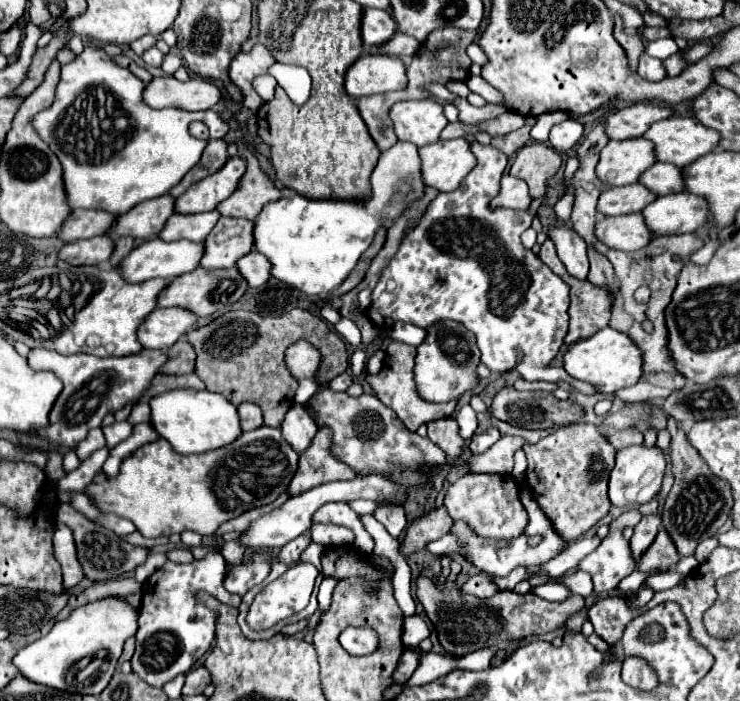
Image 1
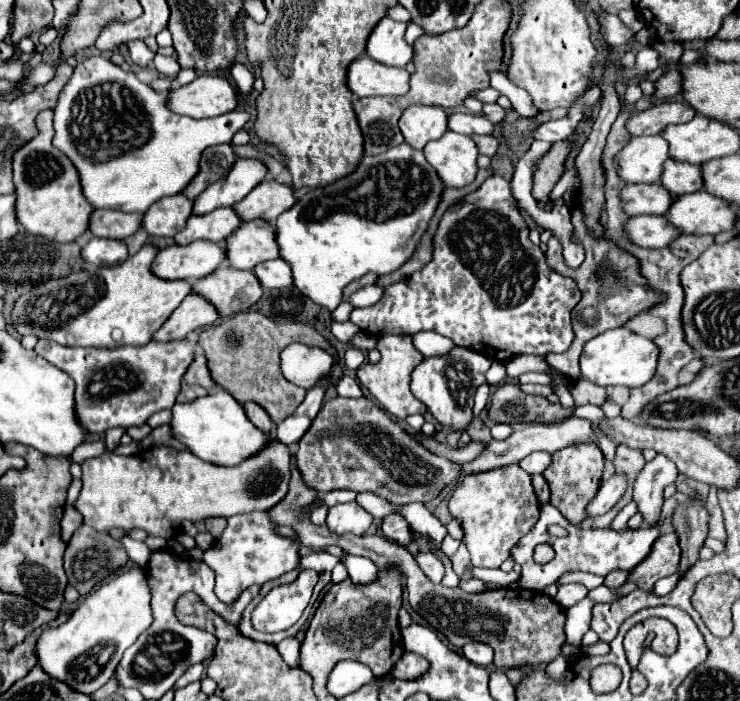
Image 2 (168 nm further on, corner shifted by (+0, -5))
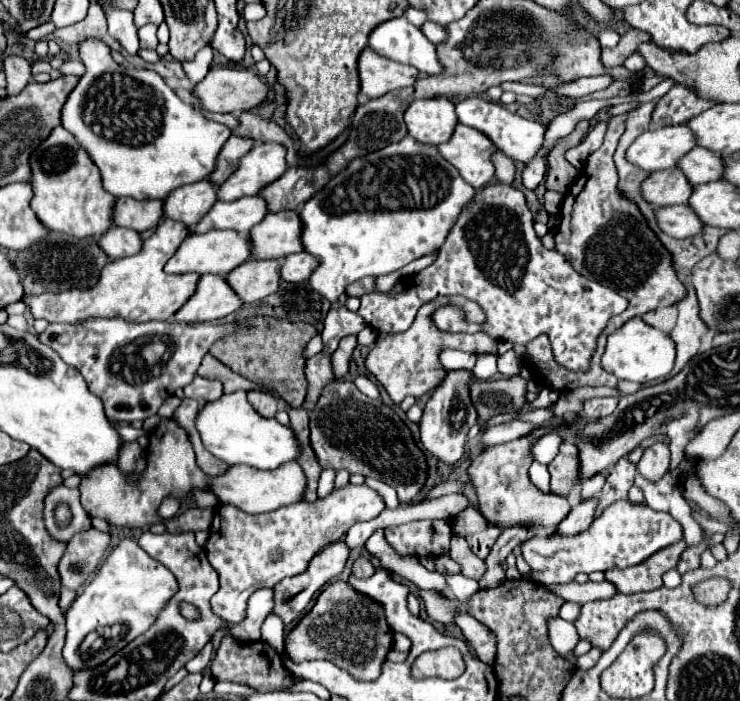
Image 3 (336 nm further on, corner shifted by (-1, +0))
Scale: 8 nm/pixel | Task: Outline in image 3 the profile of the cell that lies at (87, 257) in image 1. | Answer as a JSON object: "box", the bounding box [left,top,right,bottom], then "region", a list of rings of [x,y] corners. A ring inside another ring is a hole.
{"box":[96,225,142,261],"region":[[[114,225],[104,235],[96,237],[96,243],[98,243],[98,247],[102,247],[102,251],[112,261],[128,257],[128,255],[134,255],[142,247],[142,241],[140,241],[138,233],[134,233],[130,229],[114,227]]]}

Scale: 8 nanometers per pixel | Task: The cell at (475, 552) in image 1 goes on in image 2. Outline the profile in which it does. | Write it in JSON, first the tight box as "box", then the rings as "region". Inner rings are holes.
{"box":[511,504,659,590],"region":[[[543,504],[541,506],[541,518],[539,522],[531,528],[531,532],[517,542],[517,546],[513,548],[511,556],[515,558],[515,562],[519,566],[523,566],[523,574],[519,578],[523,588],[533,588],[533,590],[543,590],[549,584],[557,584],[557,580],[565,574],[565,572],[591,572],[597,576],[607,576],[613,570],[625,570],[631,572],[641,560],[645,560],[645,556],[651,552],[653,542],[659,538],[659,526],[647,526],[647,528],[627,528],[627,530],[613,530],[613,528],[585,528],[585,526],[575,526],[571,522],[567,522],[561,512],[557,508],[553,508],[551,504]],[[551,524],[559,524],[563,526],[569,534],[563,538],[551,538],[551,534],[547,532],[547,528]],[[541,542],[549,542],[555,550],[555,558],[547,564],[535,564],[533,562],[533,550],[537,544]]]}

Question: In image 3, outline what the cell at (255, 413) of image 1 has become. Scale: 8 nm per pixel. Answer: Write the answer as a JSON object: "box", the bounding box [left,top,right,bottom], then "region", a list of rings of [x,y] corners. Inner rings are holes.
{"box":[248,389,278,419],"region":[[[252,389],[252,391],[248,391],[248,401],[250,401],[250,405],[252,405],[262,417],[266,417],[266,419],[274,417],[276,411],[278,411],[278,399],[272,397],[270,393]]]}

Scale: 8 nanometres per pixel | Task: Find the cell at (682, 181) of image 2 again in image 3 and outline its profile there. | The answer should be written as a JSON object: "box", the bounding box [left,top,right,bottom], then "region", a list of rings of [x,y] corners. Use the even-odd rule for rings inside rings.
{"box":[678,147,722,185],"region":[[[704,147],[690,149],[678,161],[678,169],[684,171],[686,179],[692,185],[700,185],[700,183],[710,183],[710,181],[722,179],[722,159],[720,159],[720,155],[704,149]]]}

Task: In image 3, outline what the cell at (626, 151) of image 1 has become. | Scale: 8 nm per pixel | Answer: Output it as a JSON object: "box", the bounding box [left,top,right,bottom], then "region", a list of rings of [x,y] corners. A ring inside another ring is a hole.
{"box":[626,125,694,173],"region":[[[686,125],[650,129],[628,147],[626,159],[630,159],[634,167],[642,167],[648,173],[664,171],[674,167],[694,145],[694,135]]]}

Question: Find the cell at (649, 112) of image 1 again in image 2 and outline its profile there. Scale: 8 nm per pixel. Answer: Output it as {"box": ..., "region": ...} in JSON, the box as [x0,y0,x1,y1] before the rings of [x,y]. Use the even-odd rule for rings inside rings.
{"box":[627,102,695,136],"region":[[[663,102],[633,114],[629,118],[627,128],[633,136],[651,136],[651,134],[661,134],[669,124],[689,122],[693,116],[695,116],[695,110],[689,104]]]}

